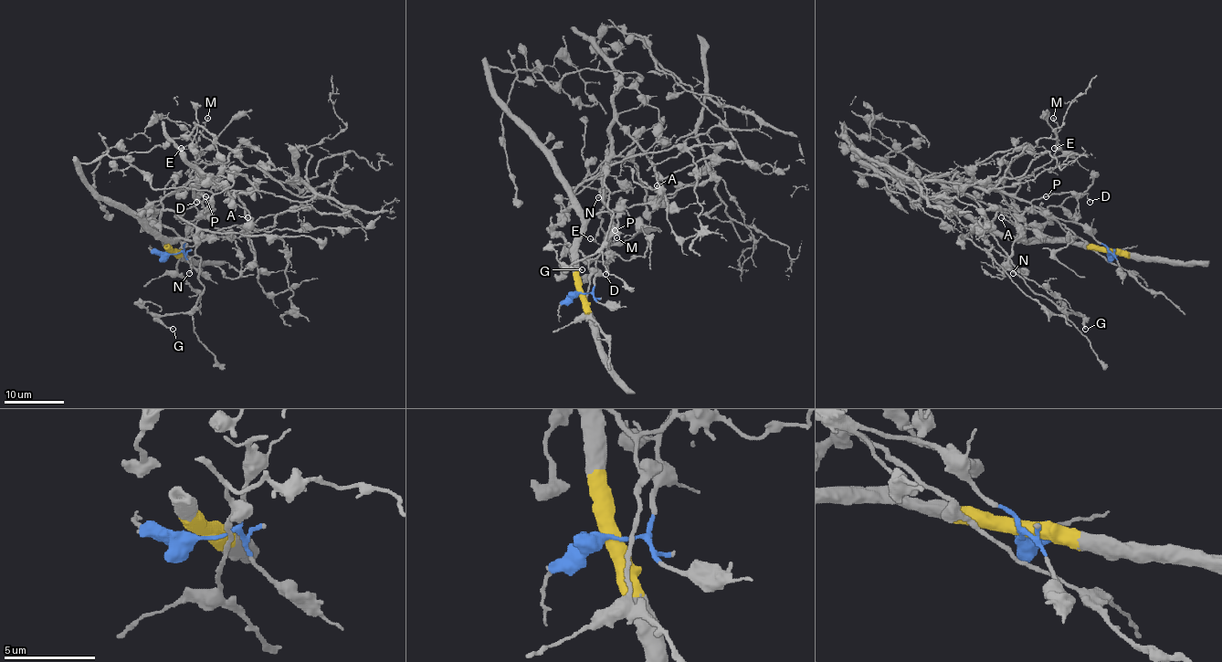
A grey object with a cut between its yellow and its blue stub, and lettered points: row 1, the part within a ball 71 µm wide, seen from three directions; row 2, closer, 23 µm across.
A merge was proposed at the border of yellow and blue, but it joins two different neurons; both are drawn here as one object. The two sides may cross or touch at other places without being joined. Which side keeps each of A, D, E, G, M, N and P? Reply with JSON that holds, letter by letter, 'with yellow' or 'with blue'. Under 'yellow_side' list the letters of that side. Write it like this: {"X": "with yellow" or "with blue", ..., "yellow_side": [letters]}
{"A": "with yellow", "D": "with blue", "E": "with blue", "G": "with yellow", "M": "with blue", "N": "with yellow", "P": "with blue", "yellow_side": ["A", "G", "N"]}

